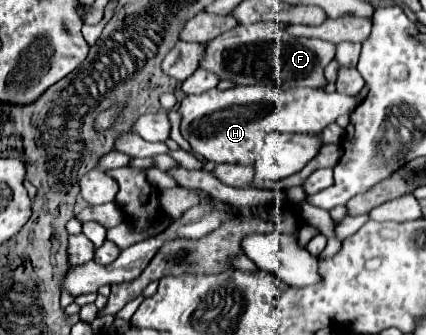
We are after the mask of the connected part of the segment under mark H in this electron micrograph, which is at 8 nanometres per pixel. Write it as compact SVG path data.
M249 85L249 87L231 87L225 91L211 89L201 95L187 95L179 105L181 115L181 135L189 141L195 155L211 159L215 163L253 163L253 151L259 147L267 133L271 131L285 131L285 133L321 133L329 123L333 123L343 113L353 113L357 107L355 97L341 95L341 93L327 93L323 89L311 87L295 87L295 89L277 89L269 85Z

